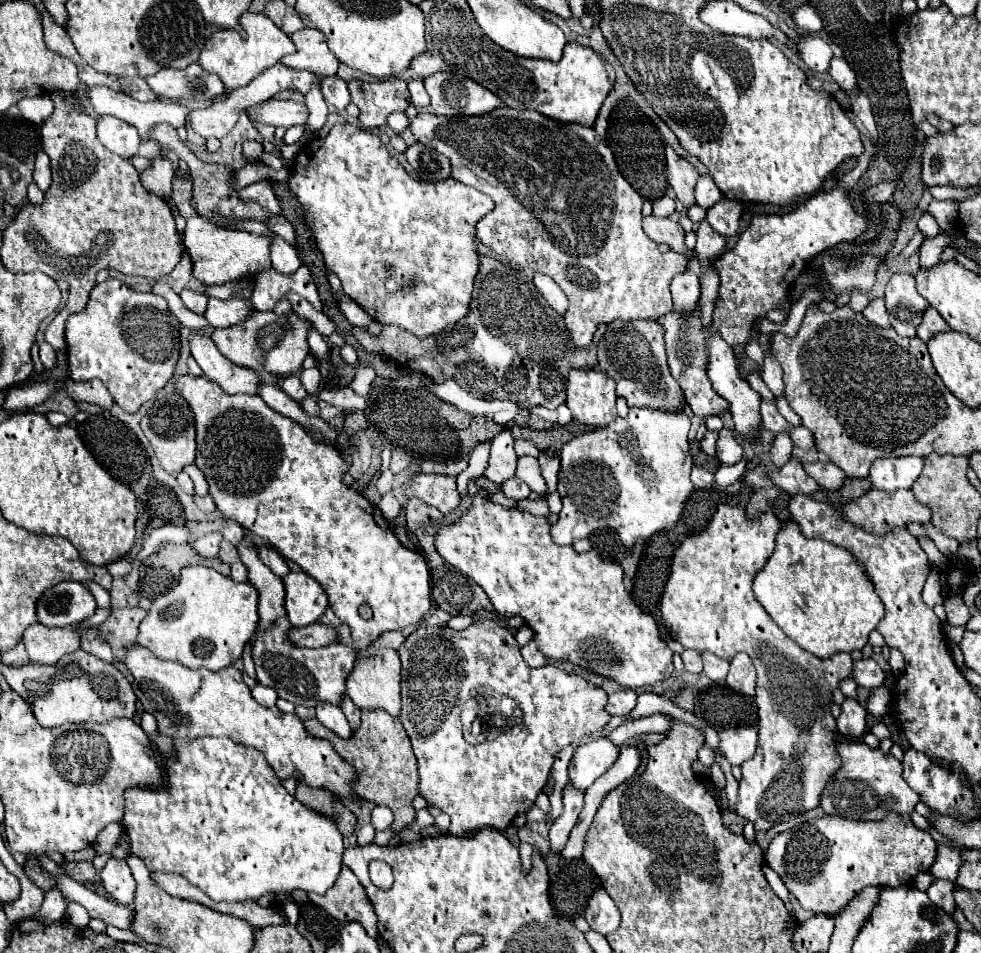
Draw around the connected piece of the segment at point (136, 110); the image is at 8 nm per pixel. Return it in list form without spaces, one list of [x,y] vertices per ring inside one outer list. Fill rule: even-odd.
[[[92,87],[88,91],[88,97],[92,99],[96,113],[114,115],[134,125],[142,139],[148,139],[148,133],[156,123],[170,123],[172,127],[180,129],[186,125],[186,117],[190,115],[188,105],[180,101],[154,99],[148,103],[140,103],[108,87]]]

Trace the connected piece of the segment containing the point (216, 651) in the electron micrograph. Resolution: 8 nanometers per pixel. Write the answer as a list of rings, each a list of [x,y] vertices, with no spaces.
[[[198,565],[198,567],[186,567],[186,569],[182,569],[182,571],[180,571],[180,581],[178,581],[168,593],[164,593],[164,595],[160,595],[160,597],[156,597],[156,599],[152,601],[148,615],[146,615],[146,619],[142,621],[142,625],[140,625],[138,645],[150,649],[158,659],[176,661],[176,663],[180,663],[180,665],[184,665],[184,667],[188,667],[188,669],[204,667],[204,669],[210,669],[210,671],[220,671],[220,669],[236,663],[236,661],[242,657],[242,649],[244,649],[244,645],[252,639],[256,627],[258,627],[258,591],[256,591],[256,587],[254,587],[252,583],[248,583],[248,581],[246,581],[246,583],[236,583],[232,577],[224,577],[222,573],[218,573],[218,571],[214,571],[214,569],[208,569],[208,567],[200,567],[200,565]]]

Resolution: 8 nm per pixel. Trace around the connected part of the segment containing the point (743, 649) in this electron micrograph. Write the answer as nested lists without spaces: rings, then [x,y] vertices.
[[[718,505],[718,511],[714,513],[714,517],[708,521],[708,525],[694,533],[694,535],[688,535],[680,547],[676,549],[674,557],[672,557],[672,565],[670,565],[670,576],[665,585],[664,593],[660,599],[660,619],[662,619],[662,625],[664,629],[668,631],[668,635],[682,643],[684,649],[698,649],[698,651],[710,651],[718,657],[724,657],[726,661],[732,661],[732,657],[736,653],[746,653],[754,667],[756,667],[756,673],[758,673],[758,685],[756,685],[756,705],[758,705],[758,749],[756,749],[756,755],[748,761],[742,763],[742,779],[740,779],[740,791],[738,791],[738,807],[736,807],[736,813],[740,817],[744,817],[746,821],[754,823],[754,829],[756,831],[768,831],[770,827],[778,825],[778,823],[784,823],[784,821],[790,821],[794,819],[796,815],[808,811],[808,809],[814,809],[818,807],[818,801],[820,801],[820,791],[824,789],[828,777],[840,767],[840,757],[836,755],[836,741],[834,741],[834,731],[836,731],[836,721],[834,717],[830,715],[830,703],[832,703],[832,691],[838,687],[838,681],[844,679],[844,677],[850,677],[852,673],[852,659],[848,653],[836,653],[832,655],[830,659],[818,659],[818,657],[812,657],[812,653],[804,651],[802,647],[798,647],[788,635],[784,635],[778,625],[764,613],[762,605],[754,599],[754,593],[752,593],[752,579],[758,571],[764,569],[764,563],[772,557],[774,553],[774,539],[776,539],[776,533],[780,529],[780,521],[772,515],[772,513],[760,513],[756,517],[748,517],[746,515],[746,509],[744,507],[738,507],[738,505]]]

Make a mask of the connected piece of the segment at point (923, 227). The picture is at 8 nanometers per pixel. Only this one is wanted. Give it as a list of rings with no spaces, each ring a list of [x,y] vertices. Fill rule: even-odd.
[[[924,213],[920,219],[918,219],[918,227],[922,231],[922,235],[928,239],[928,237],[936,237],[940,233],[940,227],[936,223],[936,219],[930,215],[930,213]]]

